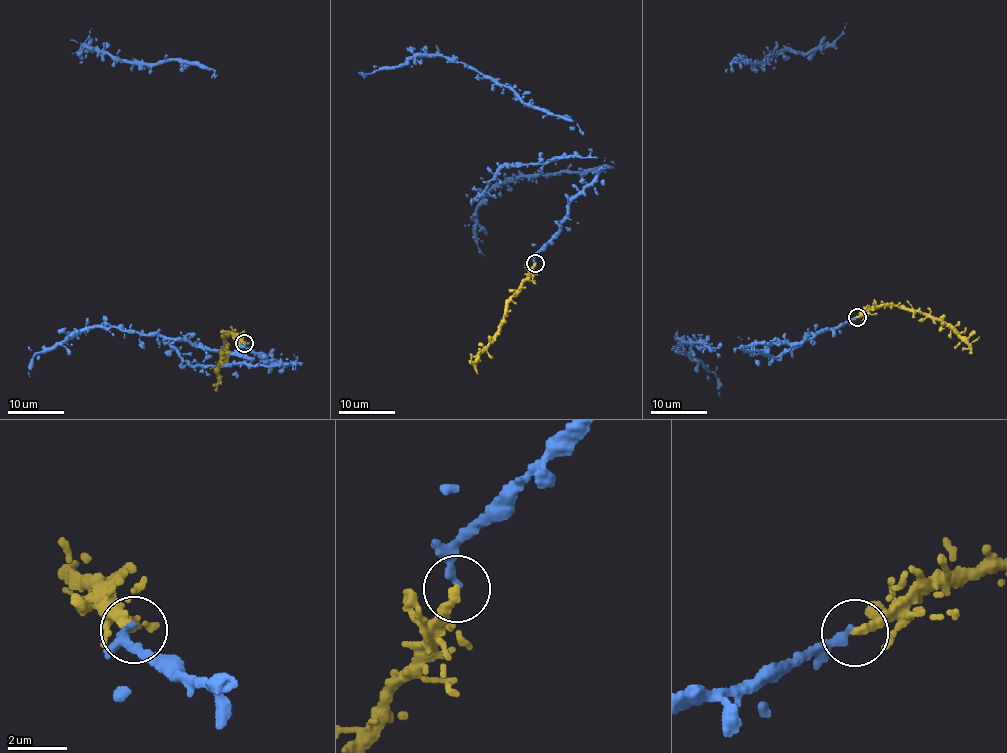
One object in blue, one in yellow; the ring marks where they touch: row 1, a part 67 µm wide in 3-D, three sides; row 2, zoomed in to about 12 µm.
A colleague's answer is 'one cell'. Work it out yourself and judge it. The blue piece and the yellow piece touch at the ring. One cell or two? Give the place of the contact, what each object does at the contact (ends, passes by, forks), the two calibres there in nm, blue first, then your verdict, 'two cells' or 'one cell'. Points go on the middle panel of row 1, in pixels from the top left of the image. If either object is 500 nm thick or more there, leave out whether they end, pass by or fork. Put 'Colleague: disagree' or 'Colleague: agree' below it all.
(535, 263) | blue ends | yellow ends | 280/320 nm | one cell
Colleague: agree

